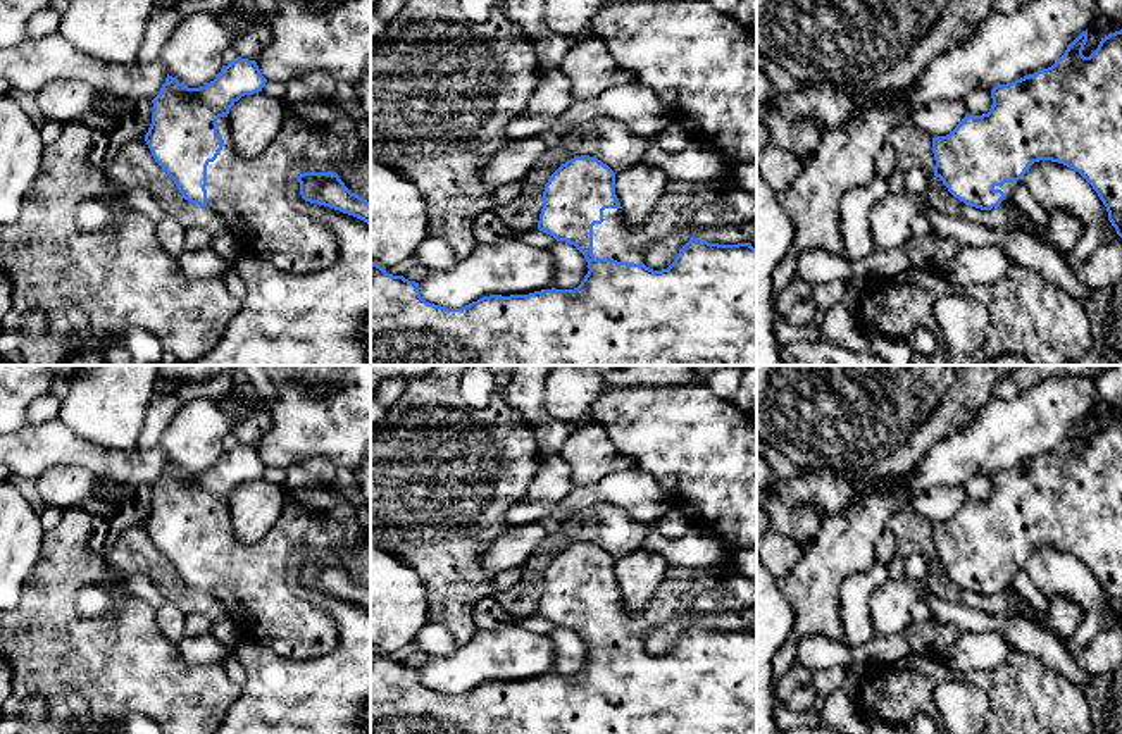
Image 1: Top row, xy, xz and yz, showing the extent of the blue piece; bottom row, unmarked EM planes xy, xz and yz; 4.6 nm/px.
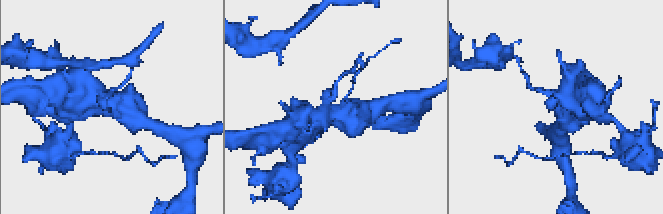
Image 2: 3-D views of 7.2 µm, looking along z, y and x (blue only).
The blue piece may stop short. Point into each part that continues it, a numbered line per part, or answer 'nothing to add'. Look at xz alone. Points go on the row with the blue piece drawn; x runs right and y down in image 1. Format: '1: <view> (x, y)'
1: xz (686, 205)

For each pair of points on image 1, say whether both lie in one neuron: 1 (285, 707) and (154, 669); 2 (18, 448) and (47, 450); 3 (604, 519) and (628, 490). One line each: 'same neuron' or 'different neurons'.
1: different neurons
2: same neuron
3: different neurons

